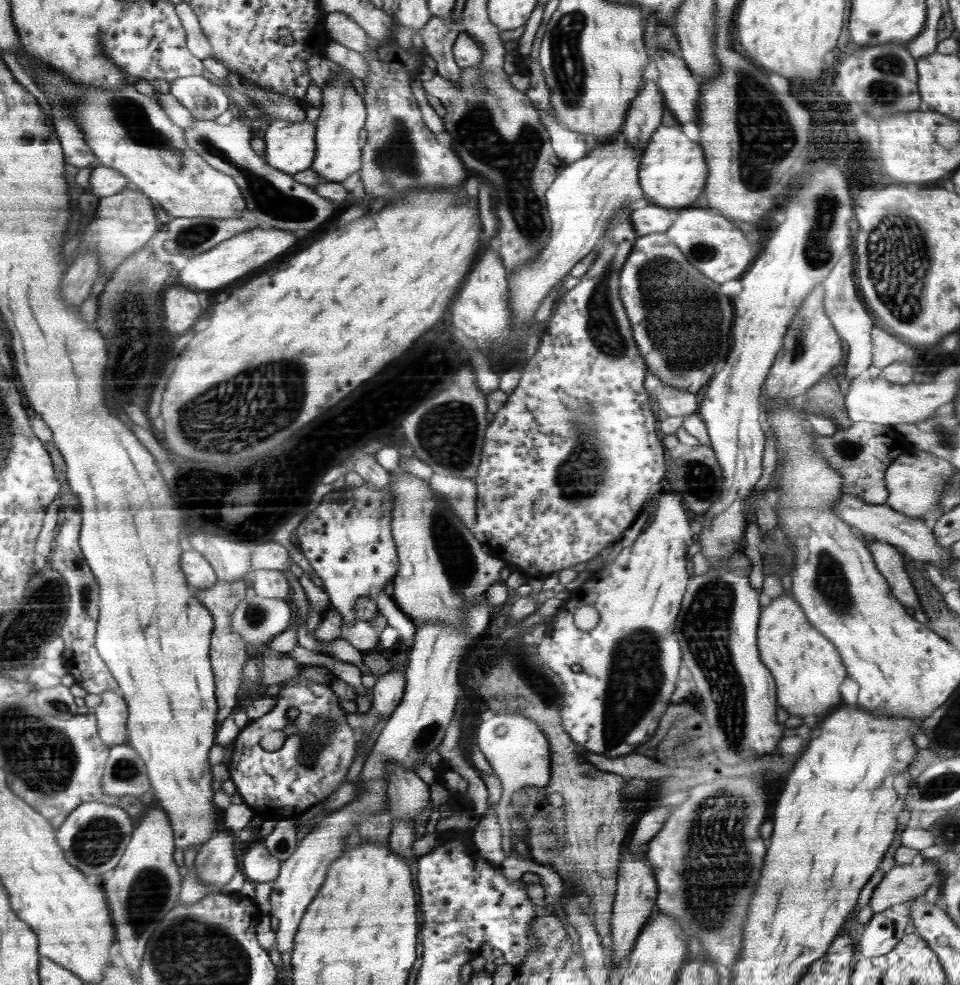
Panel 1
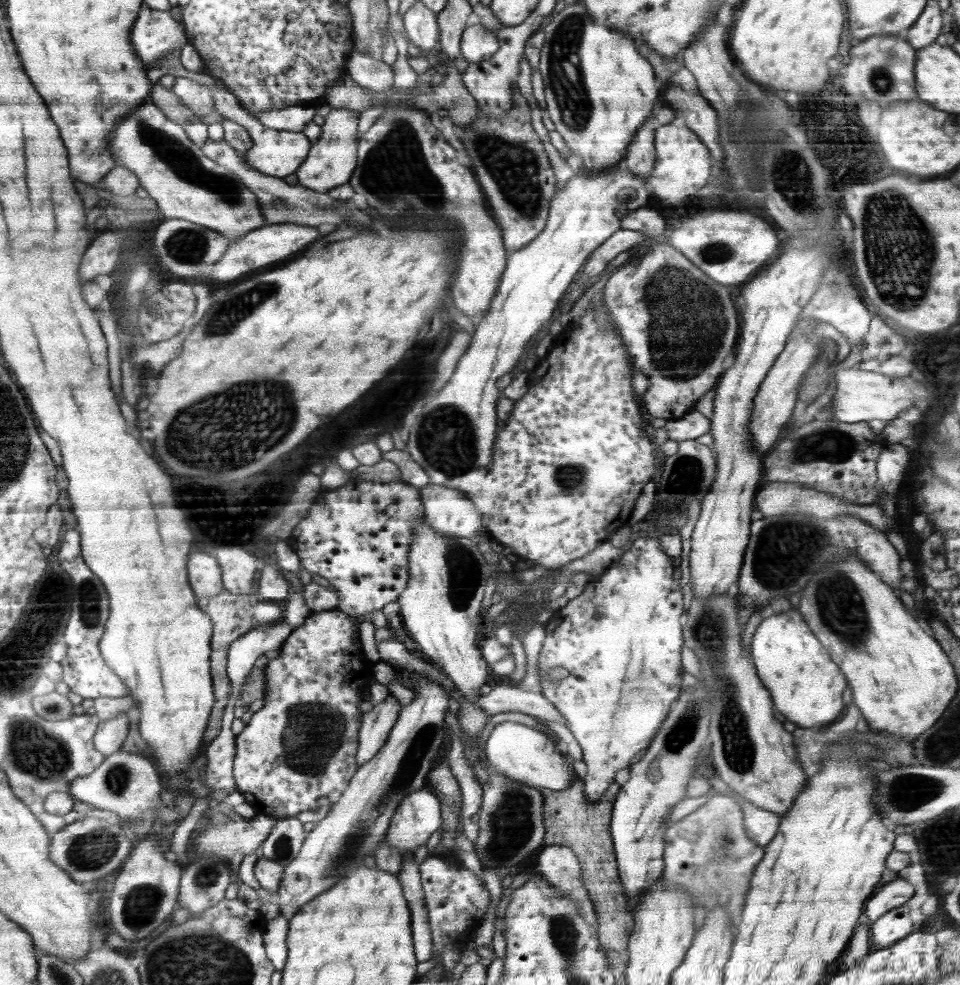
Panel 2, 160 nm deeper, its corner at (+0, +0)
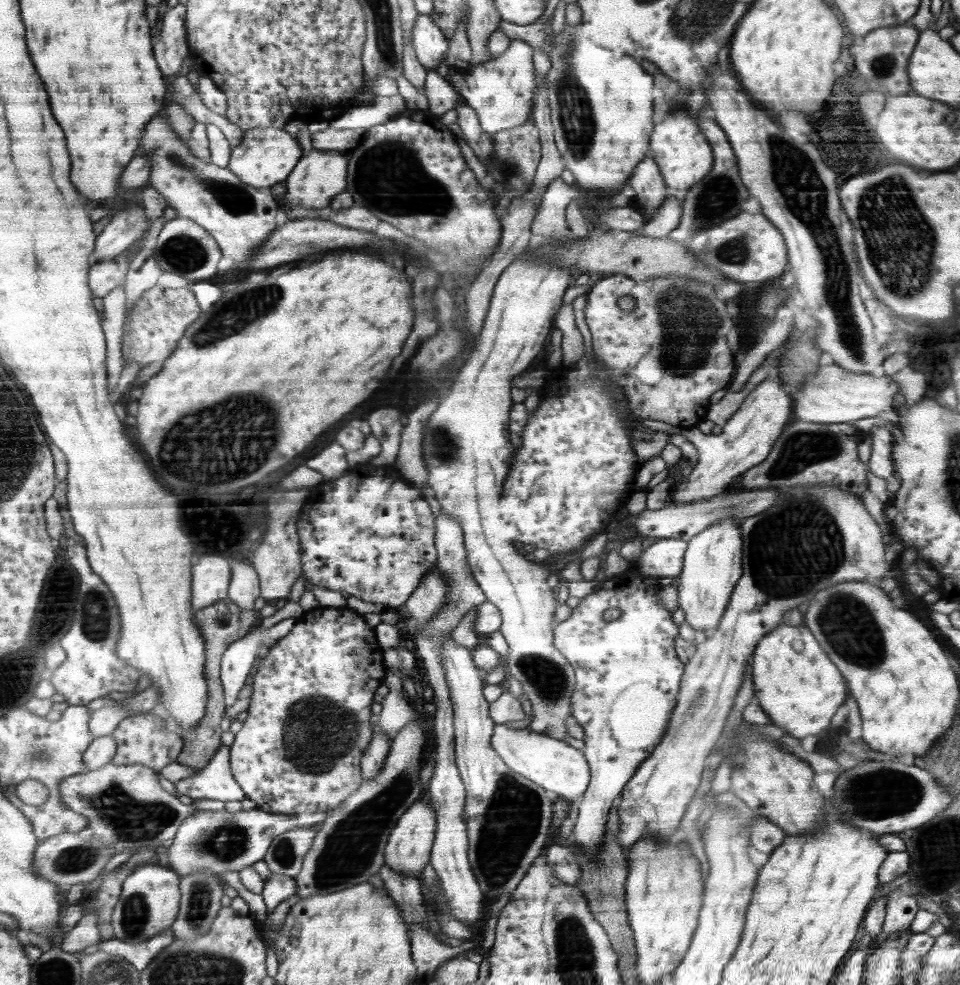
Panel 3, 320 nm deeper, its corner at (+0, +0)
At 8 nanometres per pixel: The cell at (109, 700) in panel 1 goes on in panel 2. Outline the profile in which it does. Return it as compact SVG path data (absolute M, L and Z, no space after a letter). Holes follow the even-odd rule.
M124 713L124 715L99 724L94 736L95 749L102 751L105 757L121 750L131 720L132 715Z

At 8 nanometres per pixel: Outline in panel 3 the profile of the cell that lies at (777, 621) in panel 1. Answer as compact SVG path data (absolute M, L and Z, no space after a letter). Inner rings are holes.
M781 623L763 638L752 655L754 700L773 726L784 728L788 735L798 739L820 735L846 700L843 674L814 638L804 624L794 627Z

